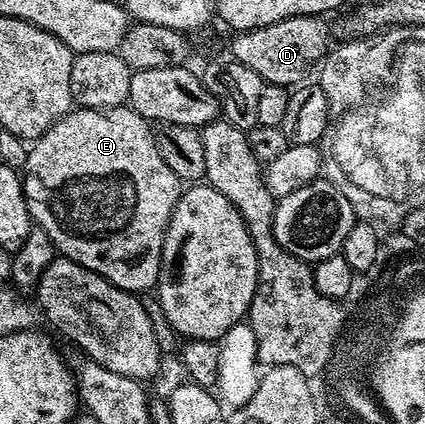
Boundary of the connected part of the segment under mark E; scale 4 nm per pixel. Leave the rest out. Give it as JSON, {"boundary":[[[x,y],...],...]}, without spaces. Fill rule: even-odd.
{"boundary":[[[129,106],[121,108],[80,108],[73,110],[61,116],[42,136],[29,145],[27,154],[27,164],[21,173],[22,189],[26,205],[30,211],[30,219],[37,227],[42,228],[52,238],[55,249],[65,259],[76,262],[96,274],[100,274],[108,282],[112,282],[117,288],[123,288],[131,294],[143,294],[155,287],[158,282],[158,275],[162,269],[162,247],[164,246],[164,234],[170,221],[172,210],[176,206],[180,195],[180,181],[172,170],[164,163],[164,158],[160,158],[160,150],[156,150],[154,141],[154,128],[151,121],[145,120],[141,114],[134,111]]]}

